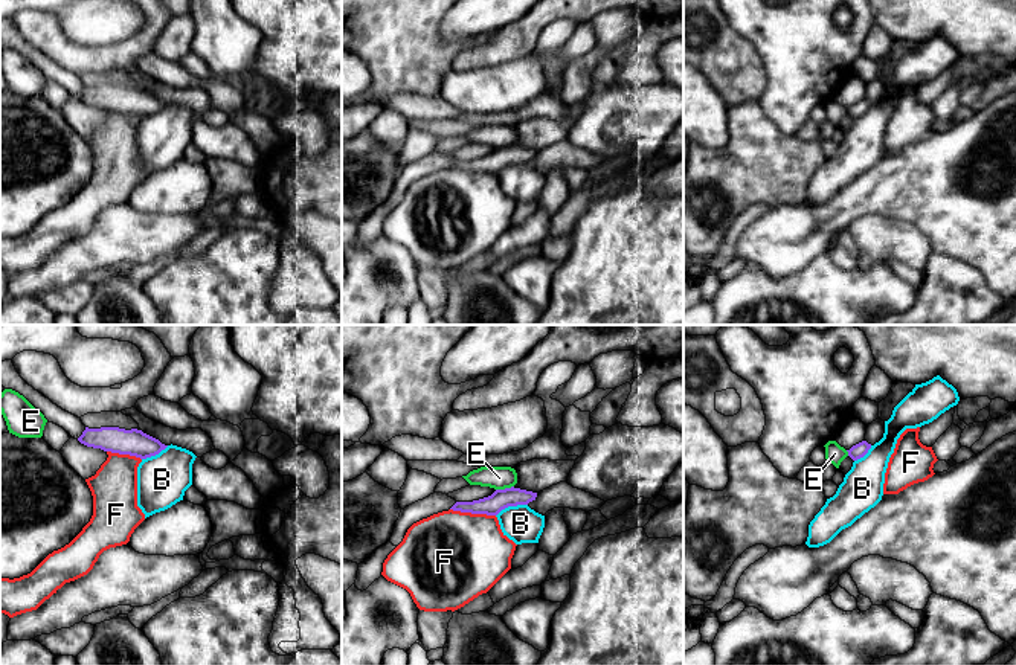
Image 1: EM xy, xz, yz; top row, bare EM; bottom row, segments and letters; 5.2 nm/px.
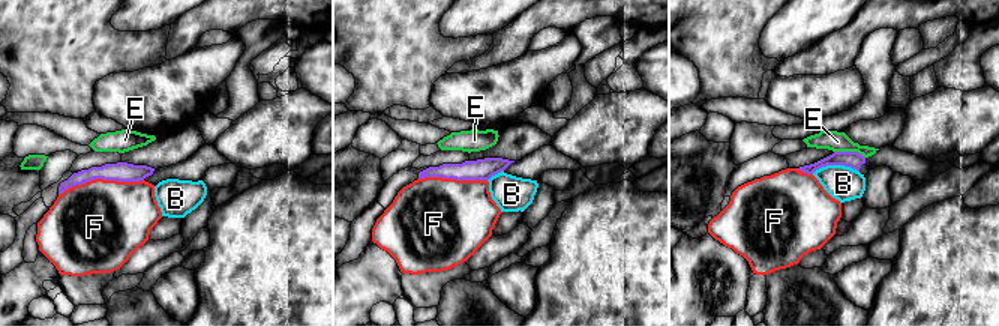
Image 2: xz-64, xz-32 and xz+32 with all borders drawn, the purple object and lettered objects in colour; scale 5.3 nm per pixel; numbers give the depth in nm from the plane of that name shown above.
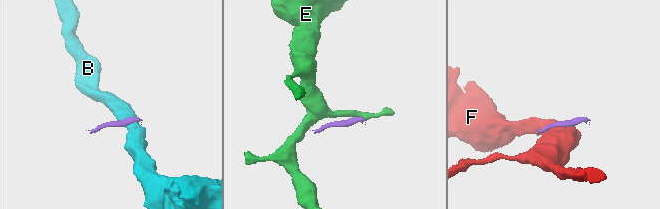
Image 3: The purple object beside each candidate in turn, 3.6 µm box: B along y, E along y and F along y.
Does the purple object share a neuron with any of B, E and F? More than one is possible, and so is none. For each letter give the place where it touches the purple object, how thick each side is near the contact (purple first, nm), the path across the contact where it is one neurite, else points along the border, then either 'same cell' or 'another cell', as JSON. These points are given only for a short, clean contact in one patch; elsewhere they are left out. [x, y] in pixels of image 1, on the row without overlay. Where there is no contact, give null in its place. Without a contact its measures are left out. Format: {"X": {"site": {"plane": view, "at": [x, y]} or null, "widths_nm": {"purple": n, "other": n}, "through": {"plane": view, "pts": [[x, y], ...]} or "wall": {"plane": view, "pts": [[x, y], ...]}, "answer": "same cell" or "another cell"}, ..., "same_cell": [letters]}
{"B": {"site": {"plane": "xz", "at": [511, 163]}, "widths_nm": {"purple": 110, "other": 200}, "wall": {"plane": "xz", "pts": [[527, 162], [505, 165], [496, 174]]}, "answer": "another cell"}, "E": {"site": {"plane": "xz", "at": [504, 148]}, "widths_nm": {"purple": 110, "other": 130}, "wall": {"plane": "xz", "pts": [[513, 144], [496, 148]]}, "answer": "another cell"}, "F": {"site": {"plane": "xz", "at": [473, 171]}, "widths_nm": {"purple": 110, "other": 480}, "answer": "another cell"}, "same_cell": []}

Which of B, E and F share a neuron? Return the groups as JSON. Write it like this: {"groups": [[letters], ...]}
{"groups": [["B"], ["E"], ["F"]]}

